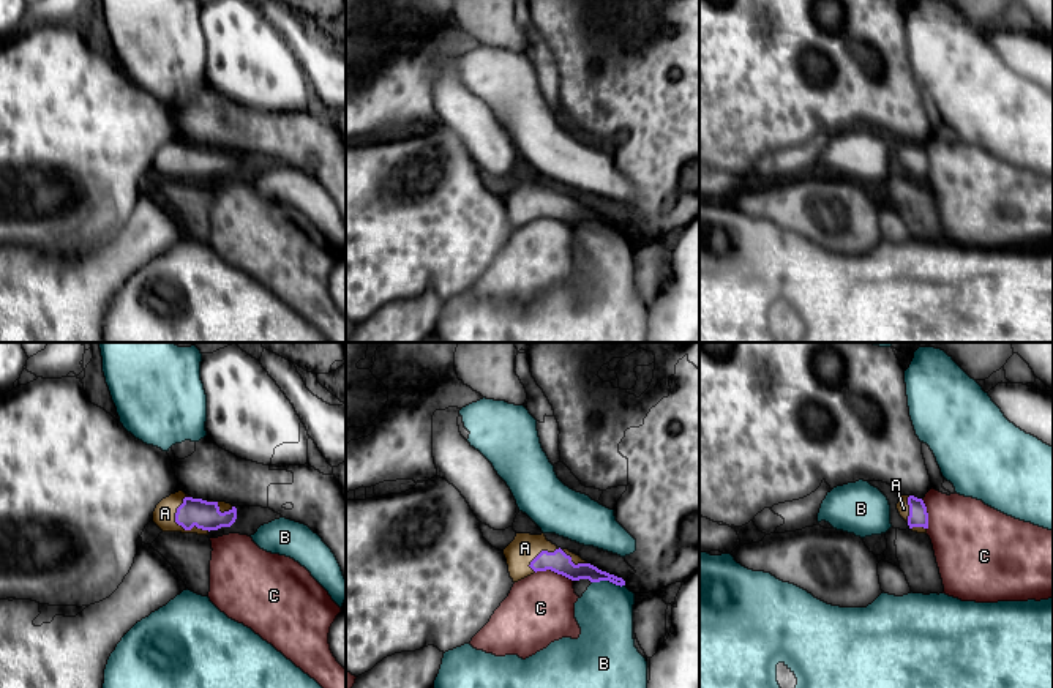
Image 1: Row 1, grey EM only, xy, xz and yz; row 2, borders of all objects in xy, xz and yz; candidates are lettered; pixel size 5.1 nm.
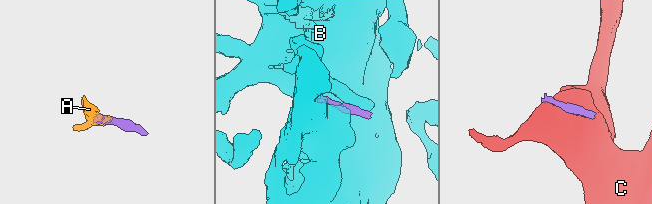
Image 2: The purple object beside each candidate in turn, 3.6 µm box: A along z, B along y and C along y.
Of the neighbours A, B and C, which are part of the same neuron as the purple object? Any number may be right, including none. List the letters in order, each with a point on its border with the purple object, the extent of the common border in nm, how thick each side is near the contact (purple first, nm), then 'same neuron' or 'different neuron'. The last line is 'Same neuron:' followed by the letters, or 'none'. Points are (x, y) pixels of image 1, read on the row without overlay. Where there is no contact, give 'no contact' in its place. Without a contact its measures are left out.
A: xz (559, 194) | 300 nm | 110/150 nm | same neuron
B: xz (608, 226) | 170 nm | 100/280 nm | different neuron
C: xz (554, 218) | 200 nm | 110/360 nm | different neuron
Same neuron: A

